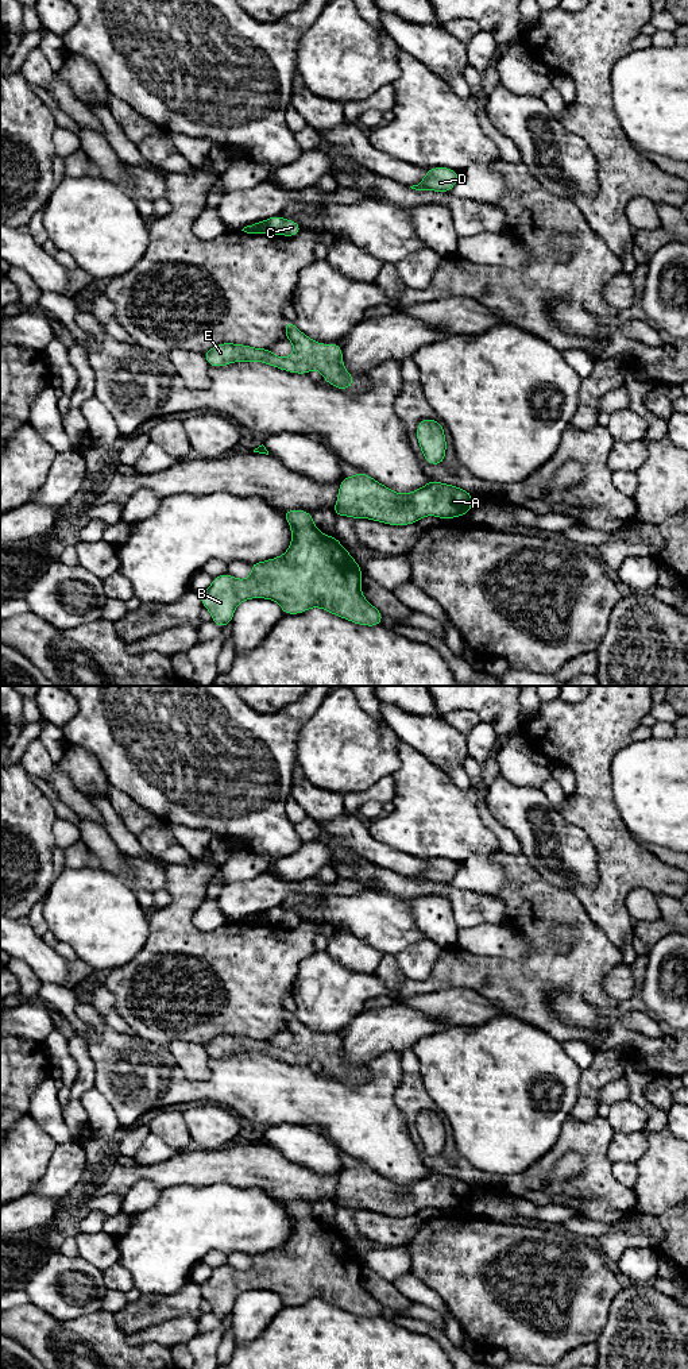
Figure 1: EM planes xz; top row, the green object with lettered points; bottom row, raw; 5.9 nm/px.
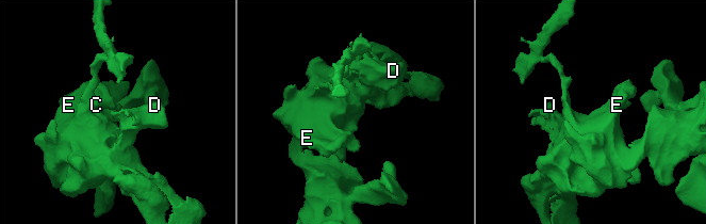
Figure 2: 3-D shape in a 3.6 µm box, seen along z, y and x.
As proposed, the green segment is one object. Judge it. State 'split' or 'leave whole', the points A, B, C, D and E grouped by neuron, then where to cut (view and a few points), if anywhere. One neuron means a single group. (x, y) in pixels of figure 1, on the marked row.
split; groups A B D E / C; cut xz (263, 220), (270, 232)

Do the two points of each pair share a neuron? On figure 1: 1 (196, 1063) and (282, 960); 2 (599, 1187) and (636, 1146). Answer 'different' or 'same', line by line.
1: different
2: different

